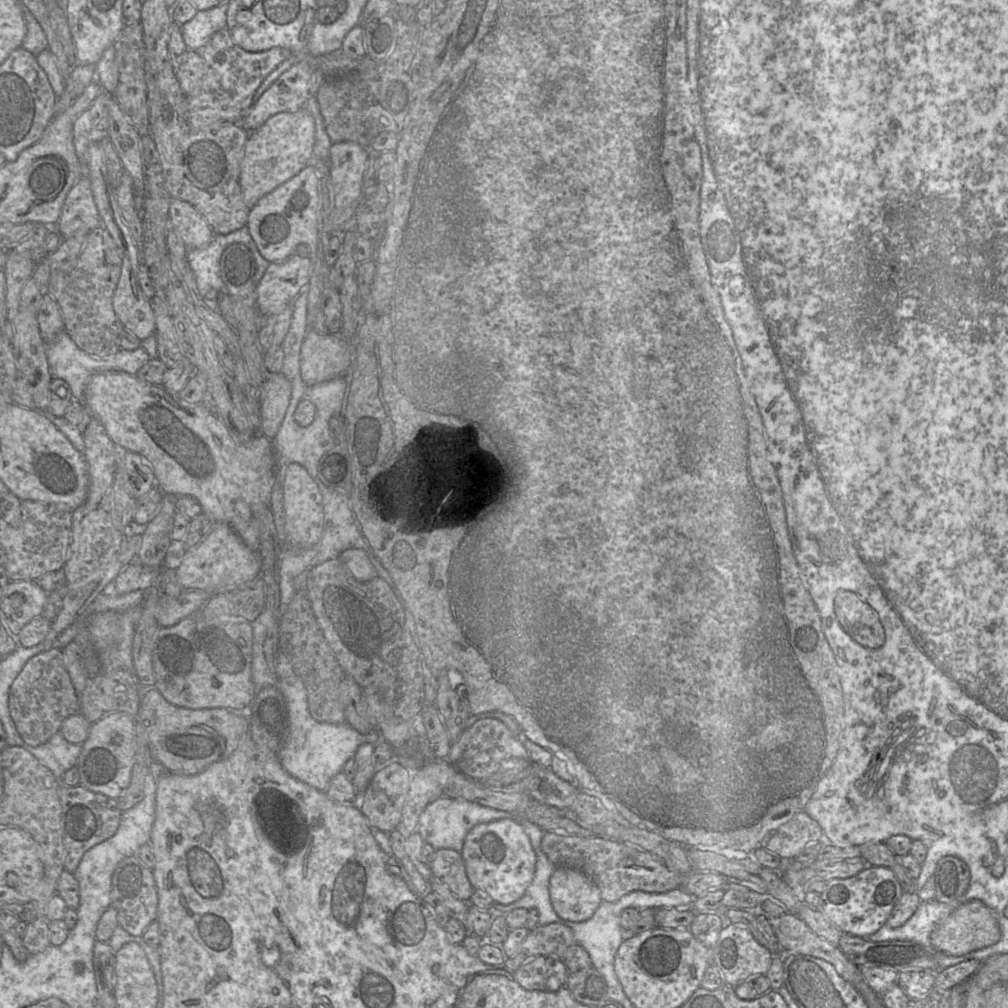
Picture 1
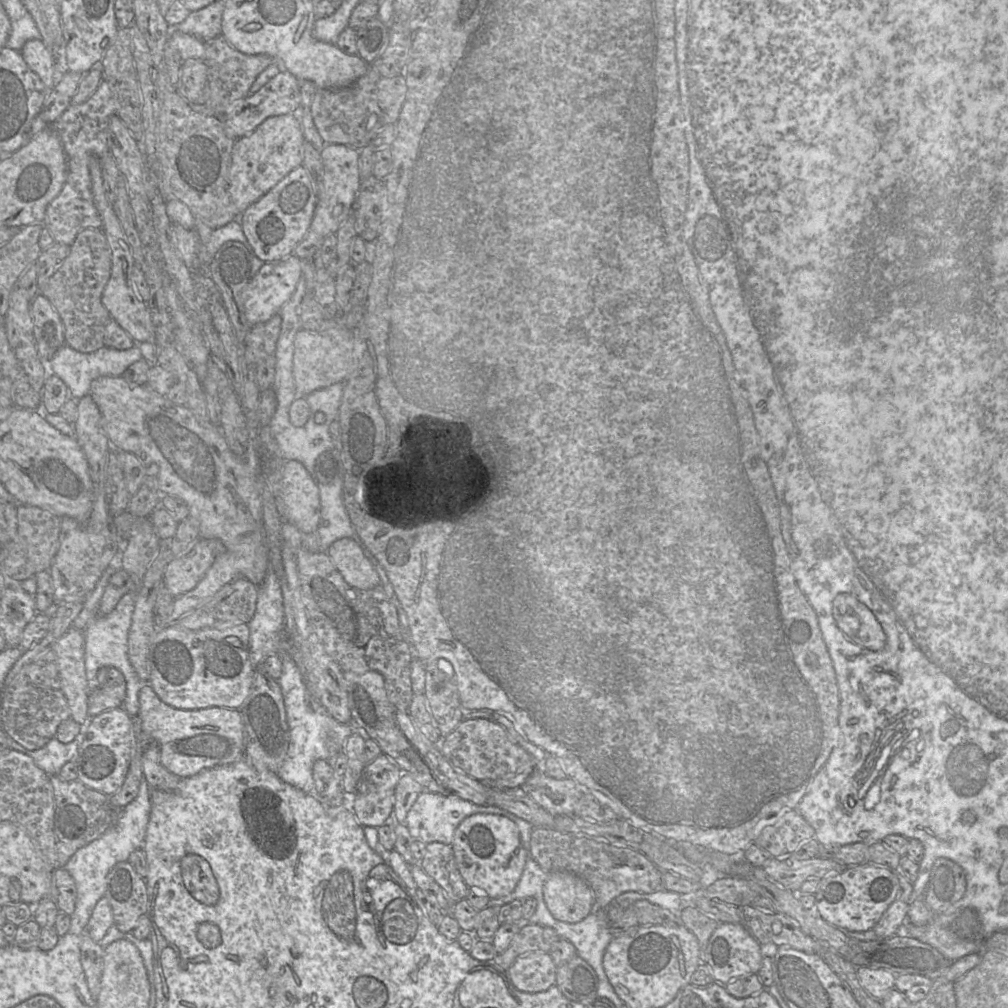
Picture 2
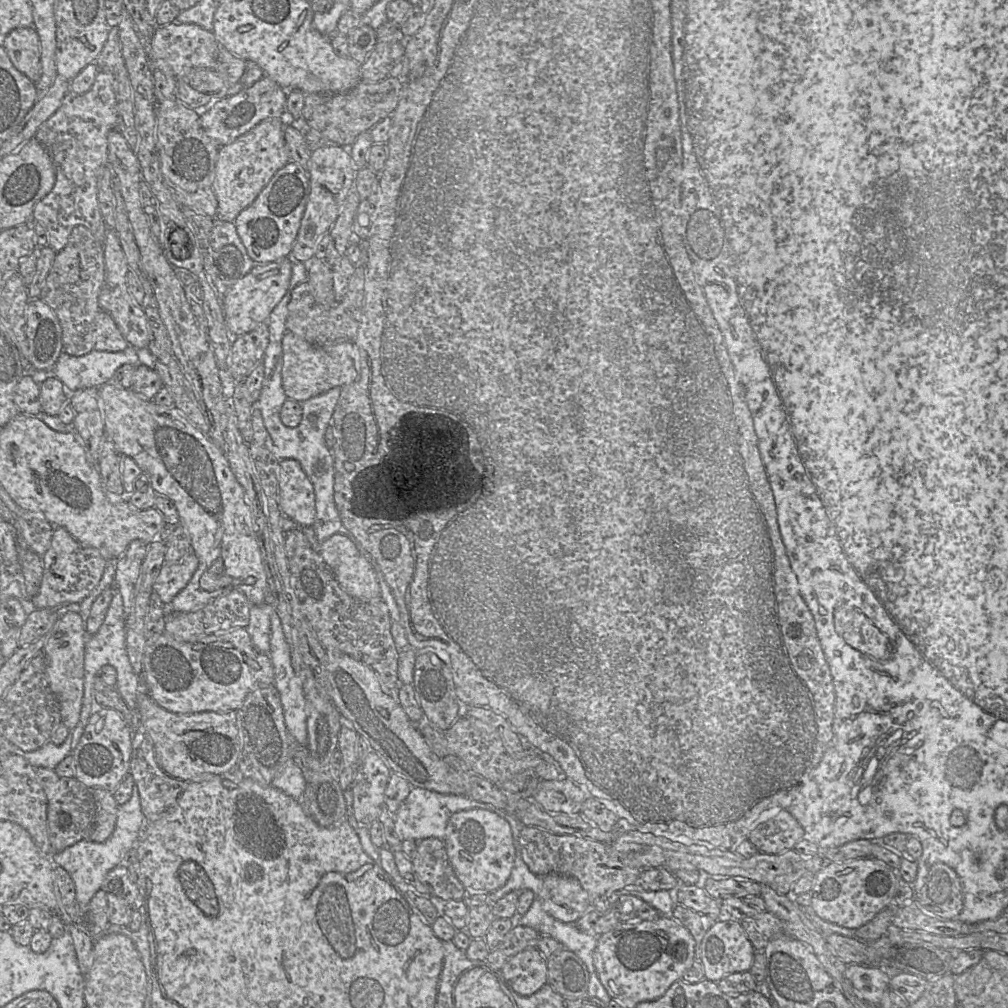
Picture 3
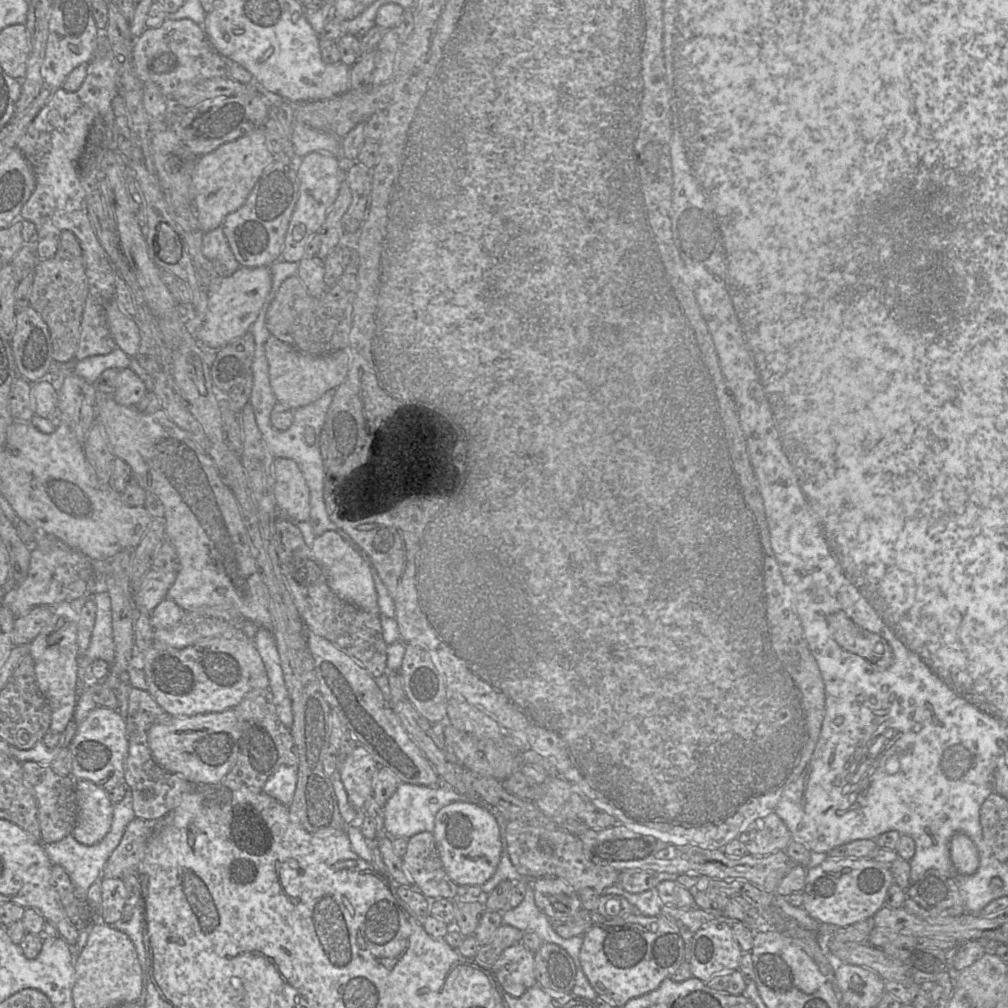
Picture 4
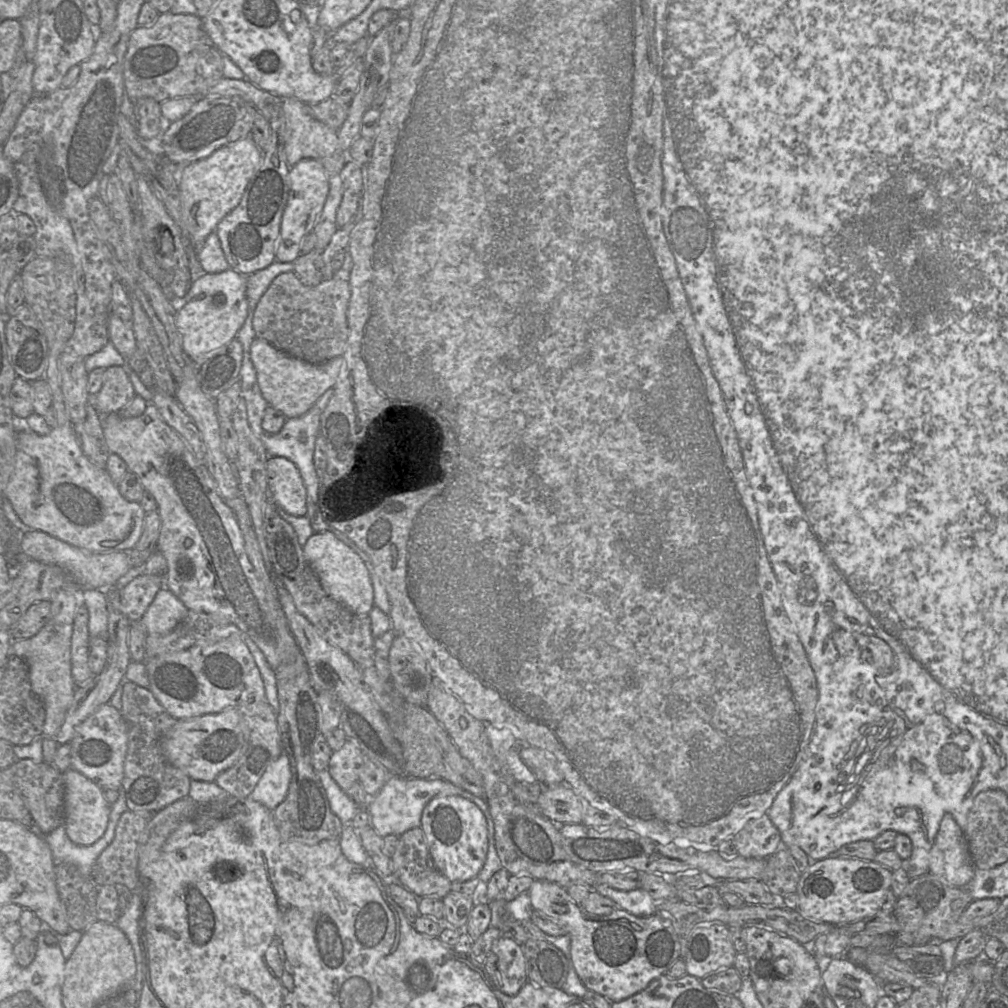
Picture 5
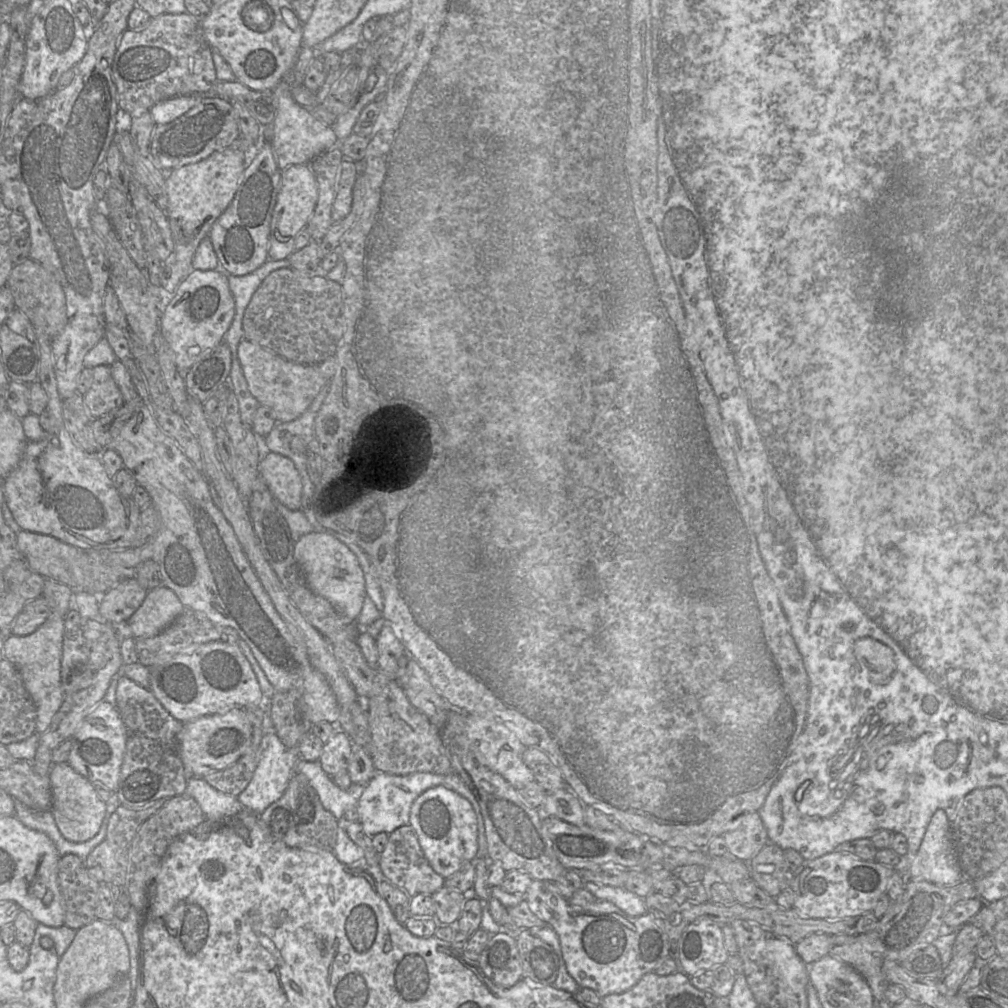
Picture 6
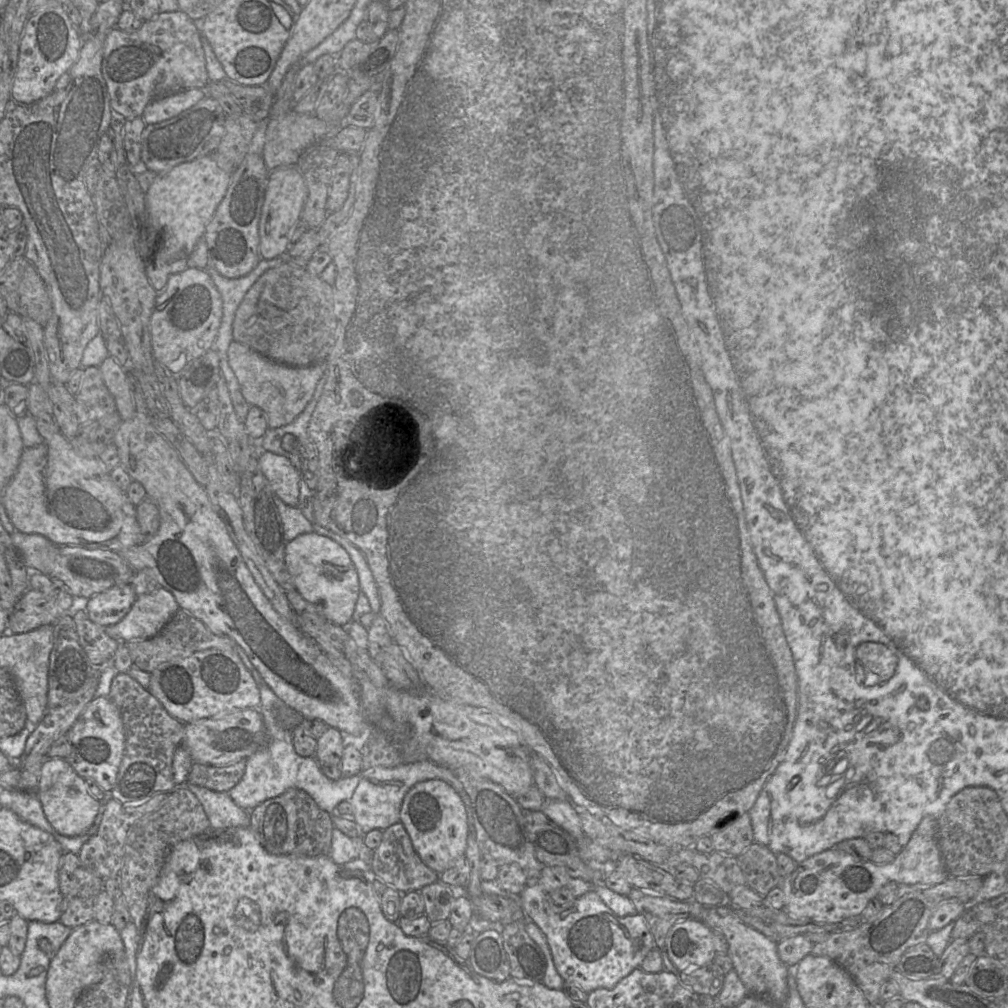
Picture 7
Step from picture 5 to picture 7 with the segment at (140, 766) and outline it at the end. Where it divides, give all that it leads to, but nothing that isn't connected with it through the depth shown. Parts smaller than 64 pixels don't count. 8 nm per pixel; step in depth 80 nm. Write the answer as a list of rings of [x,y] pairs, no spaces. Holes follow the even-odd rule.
[[[118,673],[113,678],[109,697],[120,712],[126,741],[116,783],[111,792],[112,798],[123,804],[137,805],[147,802],[156,794],[175,790],[178,785],[173,778],[173,757],[177,747],[183,743],[185,724],[172,717],[148,689],[127,673]]]

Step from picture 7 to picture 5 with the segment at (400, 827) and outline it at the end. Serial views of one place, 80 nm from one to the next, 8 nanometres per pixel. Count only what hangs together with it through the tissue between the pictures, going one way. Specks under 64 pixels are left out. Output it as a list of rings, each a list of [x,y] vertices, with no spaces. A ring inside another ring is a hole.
[[[421,828],[400,835],[390,858],[394,878],[418,898],[443,899],[451,891],[451,882],[436,868]]]

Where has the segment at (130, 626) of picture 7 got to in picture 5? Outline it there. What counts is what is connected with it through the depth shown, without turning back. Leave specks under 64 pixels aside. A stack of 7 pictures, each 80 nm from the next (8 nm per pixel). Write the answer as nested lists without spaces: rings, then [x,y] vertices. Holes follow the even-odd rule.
[[[163,586],[139,621],[148,635],[165,634],[174,629],[187,612],[186,606]]]

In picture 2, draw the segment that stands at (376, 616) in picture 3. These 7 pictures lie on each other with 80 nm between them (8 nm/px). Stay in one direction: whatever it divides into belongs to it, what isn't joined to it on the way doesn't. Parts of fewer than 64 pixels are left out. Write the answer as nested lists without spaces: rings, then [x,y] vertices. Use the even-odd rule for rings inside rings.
[[[300,549],[296,565],[308,620],[326,652],[344,672],[380,673],[389,701],[398,710],[407,712],[414,696],[410,669],[414,648],[404,640],[397,609],[383,587],[380,584],[368,590],[351,587],[327,553]]]

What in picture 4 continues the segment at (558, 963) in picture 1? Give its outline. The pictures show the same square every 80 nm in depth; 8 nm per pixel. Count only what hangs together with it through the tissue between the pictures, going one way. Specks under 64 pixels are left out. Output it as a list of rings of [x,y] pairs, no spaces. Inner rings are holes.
[[[521,943],[506,948],[490,971],[503,991],[513,997],[520,997],[537,983],[534,953]]]

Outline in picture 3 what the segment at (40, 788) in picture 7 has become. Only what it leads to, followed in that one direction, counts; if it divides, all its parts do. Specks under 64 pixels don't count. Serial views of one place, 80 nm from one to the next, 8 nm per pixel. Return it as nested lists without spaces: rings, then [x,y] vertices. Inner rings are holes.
[[[91,788],[91,792],[96,805],[96,813],[89,840],[104,842],[115,828],[119,805],[115,801],[113,793],[105,789]]]

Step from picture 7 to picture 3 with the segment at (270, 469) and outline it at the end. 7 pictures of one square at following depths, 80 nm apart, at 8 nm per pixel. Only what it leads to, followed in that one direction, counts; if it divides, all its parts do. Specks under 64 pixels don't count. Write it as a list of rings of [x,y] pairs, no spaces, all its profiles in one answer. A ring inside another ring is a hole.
[[[297,460],[280,461],[279,492],[283,515],[301,526],[312,526],[316,519],[314,486]]]

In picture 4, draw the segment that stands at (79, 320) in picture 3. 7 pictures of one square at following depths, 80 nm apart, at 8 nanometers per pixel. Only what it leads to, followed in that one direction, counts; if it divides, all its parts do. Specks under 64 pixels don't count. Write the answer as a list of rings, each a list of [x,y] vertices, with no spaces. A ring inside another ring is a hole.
[[[63,231],[56,254],[52,258],[39,260],[34,267],[29,296],[30,307],[39,313],[49,328],[56,363],[74,360],[87,295],[88,281],[80,243],[72,232]]]

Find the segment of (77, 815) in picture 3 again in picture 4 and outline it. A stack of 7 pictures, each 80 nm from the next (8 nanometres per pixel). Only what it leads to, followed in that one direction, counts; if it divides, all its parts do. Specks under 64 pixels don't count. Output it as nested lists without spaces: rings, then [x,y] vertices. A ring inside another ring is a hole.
[[[31,761],[22,763],[22,771],[25,781],[30,784],[36,796],[42,843],[59,842],[71,835],[77,820],[76,780],[58,775],[51,766],[42,766]]]

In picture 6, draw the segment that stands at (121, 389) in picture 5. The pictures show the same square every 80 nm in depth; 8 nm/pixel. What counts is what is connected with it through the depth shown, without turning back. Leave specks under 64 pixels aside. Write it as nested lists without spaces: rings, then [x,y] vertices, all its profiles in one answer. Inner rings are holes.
[[[105,365],[92,368],[91,387],[82,396],[84,406],[94,419],[125,404],[121,391],[112,378],[110,366]]]

